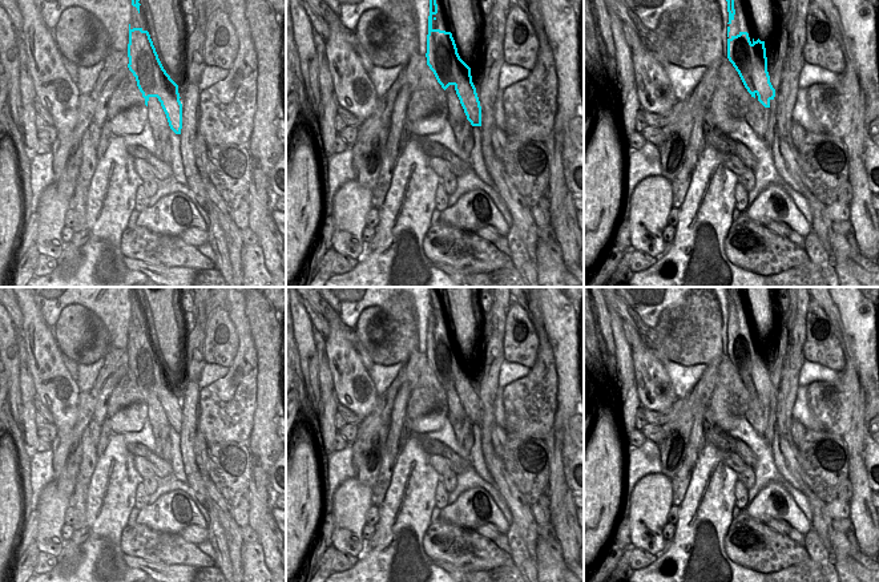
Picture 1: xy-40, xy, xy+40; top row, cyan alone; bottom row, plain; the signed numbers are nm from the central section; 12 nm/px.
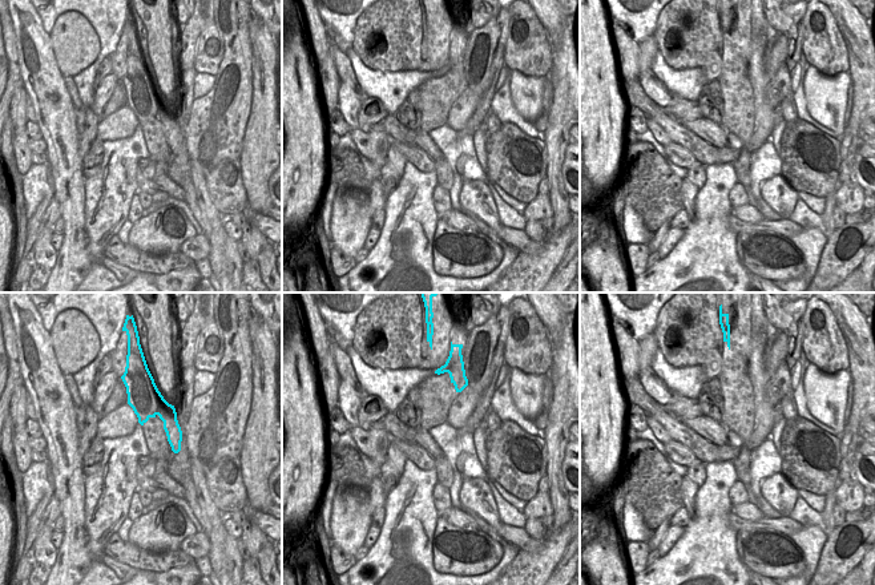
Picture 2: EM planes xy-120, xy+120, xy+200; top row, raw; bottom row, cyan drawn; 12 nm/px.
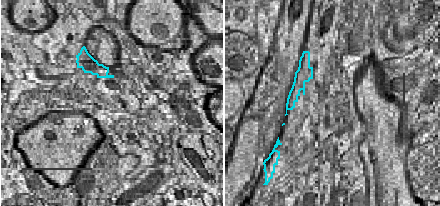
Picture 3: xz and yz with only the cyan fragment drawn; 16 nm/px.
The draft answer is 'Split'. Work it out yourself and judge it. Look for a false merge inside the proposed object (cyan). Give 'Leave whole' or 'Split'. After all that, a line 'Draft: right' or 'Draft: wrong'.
Split
Draft: right

